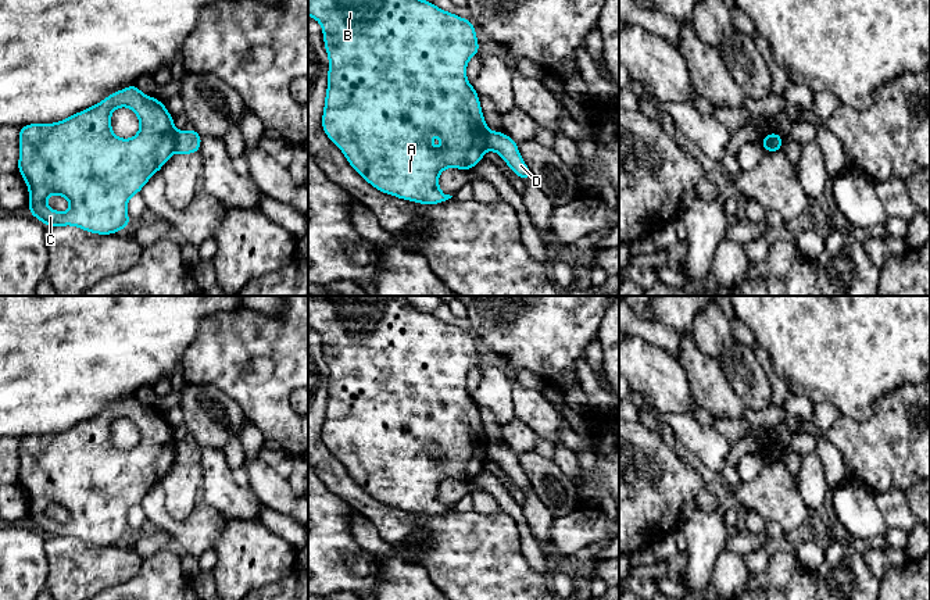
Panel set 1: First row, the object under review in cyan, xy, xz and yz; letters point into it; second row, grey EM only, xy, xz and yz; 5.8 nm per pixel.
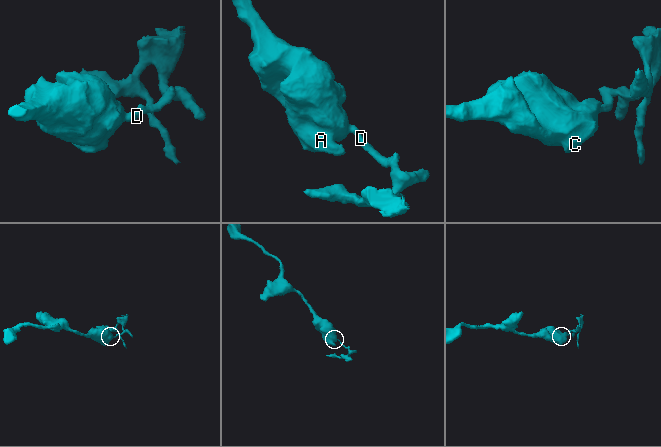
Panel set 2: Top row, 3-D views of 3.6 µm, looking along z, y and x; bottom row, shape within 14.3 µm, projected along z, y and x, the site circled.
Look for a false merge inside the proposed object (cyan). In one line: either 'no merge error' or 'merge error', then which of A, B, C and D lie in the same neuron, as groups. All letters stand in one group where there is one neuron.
merge error; groups A B C / D

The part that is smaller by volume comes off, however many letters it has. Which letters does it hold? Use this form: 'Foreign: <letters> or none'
Foreign: D

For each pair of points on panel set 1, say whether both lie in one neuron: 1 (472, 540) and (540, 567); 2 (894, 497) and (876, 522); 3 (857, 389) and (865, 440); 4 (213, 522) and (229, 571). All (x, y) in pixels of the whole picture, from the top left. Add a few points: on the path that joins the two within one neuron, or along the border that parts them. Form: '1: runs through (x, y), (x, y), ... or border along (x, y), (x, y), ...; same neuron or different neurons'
1: border along (518, 532), (522, 556), (548, 582); different neurons
2: border along (875, 493), (877, 509), (889, 527); different neurons
3: border along (883, 396), (862, 421), (841, 414); different neurons
4: border along (226, 521), (213, 546); different neurons

